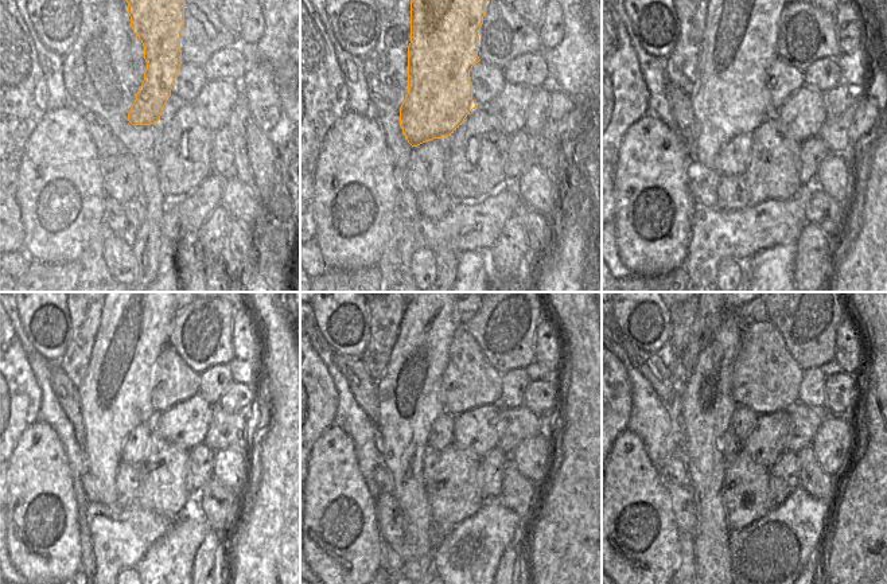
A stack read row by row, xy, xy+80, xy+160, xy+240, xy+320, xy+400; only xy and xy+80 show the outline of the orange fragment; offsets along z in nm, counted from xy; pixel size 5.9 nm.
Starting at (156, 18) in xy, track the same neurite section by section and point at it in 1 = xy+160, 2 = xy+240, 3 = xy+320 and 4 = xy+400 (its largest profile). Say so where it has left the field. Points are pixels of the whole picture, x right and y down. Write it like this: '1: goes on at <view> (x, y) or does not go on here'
1: goes on at xy+160 (730, 97)
2: goes on at xy+240 (136, 319)
3: goes on at xy+320 (409, 401)
4: goes on at xy+400 (705, 404)

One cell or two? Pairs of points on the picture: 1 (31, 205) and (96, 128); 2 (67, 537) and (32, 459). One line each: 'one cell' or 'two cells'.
1: two cells
2: one cell

